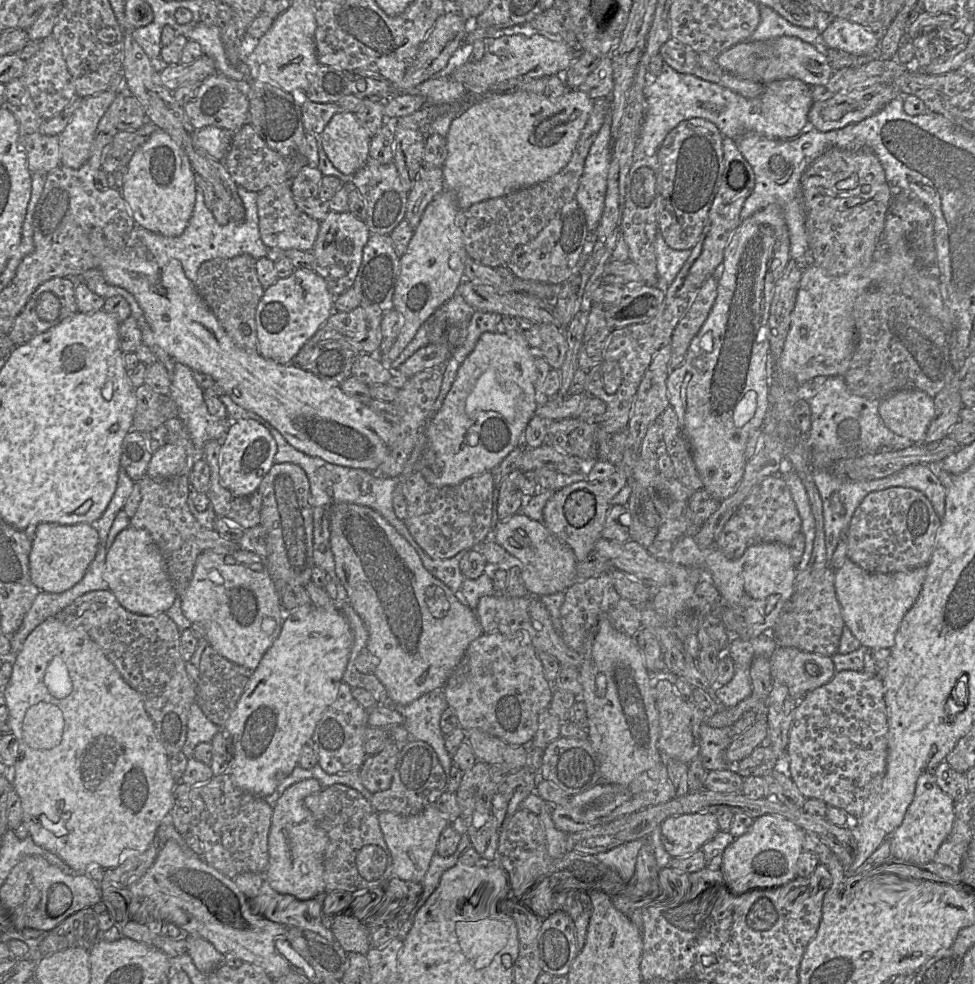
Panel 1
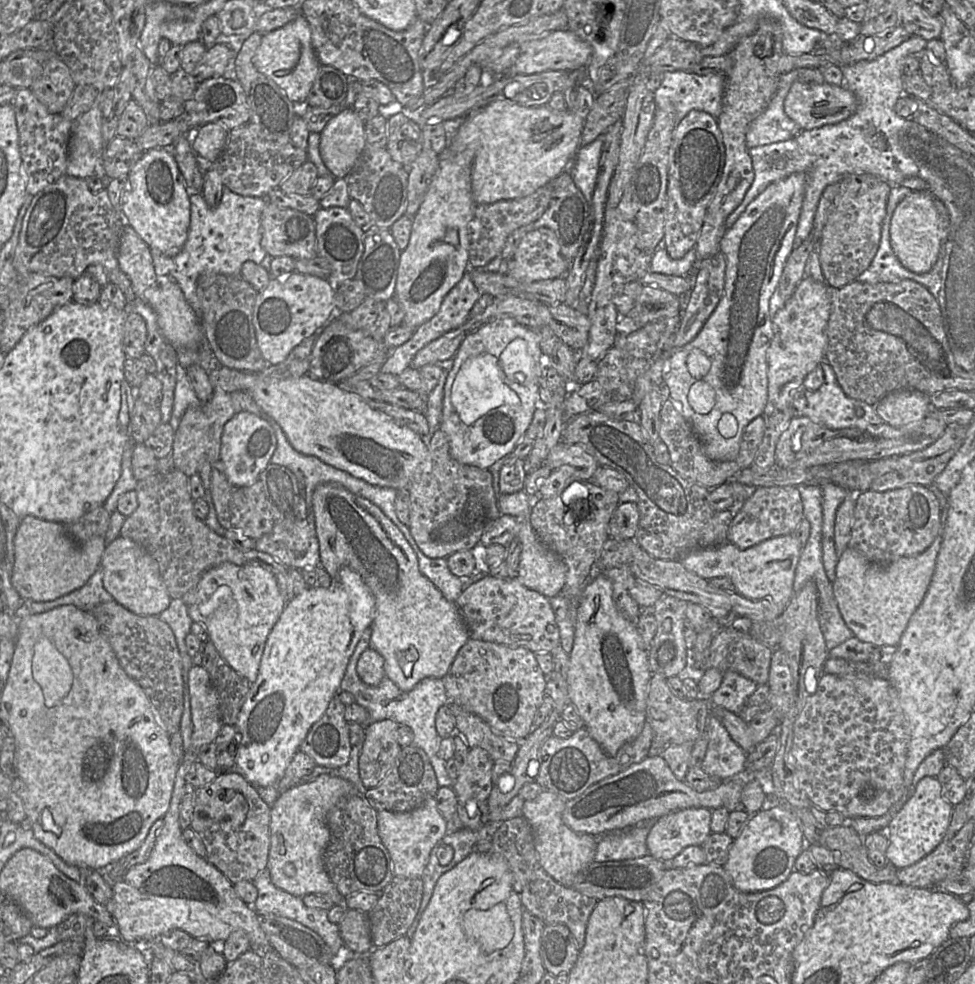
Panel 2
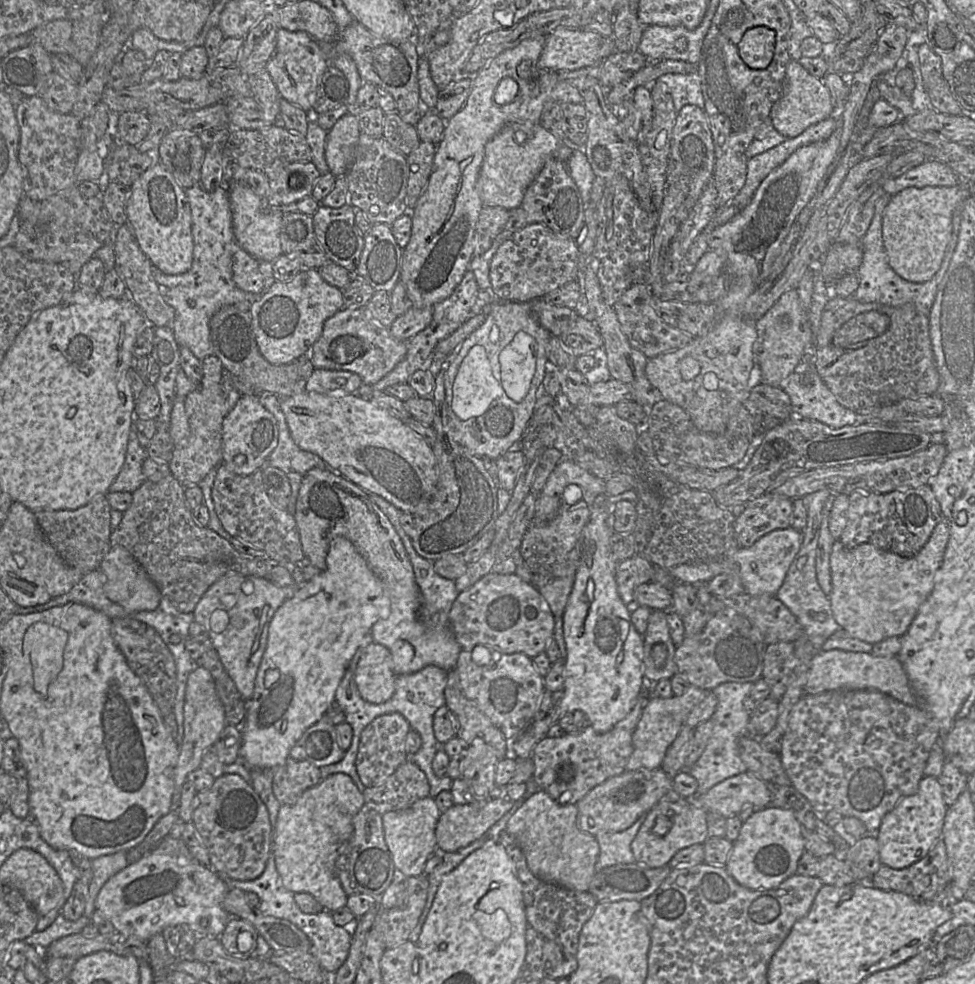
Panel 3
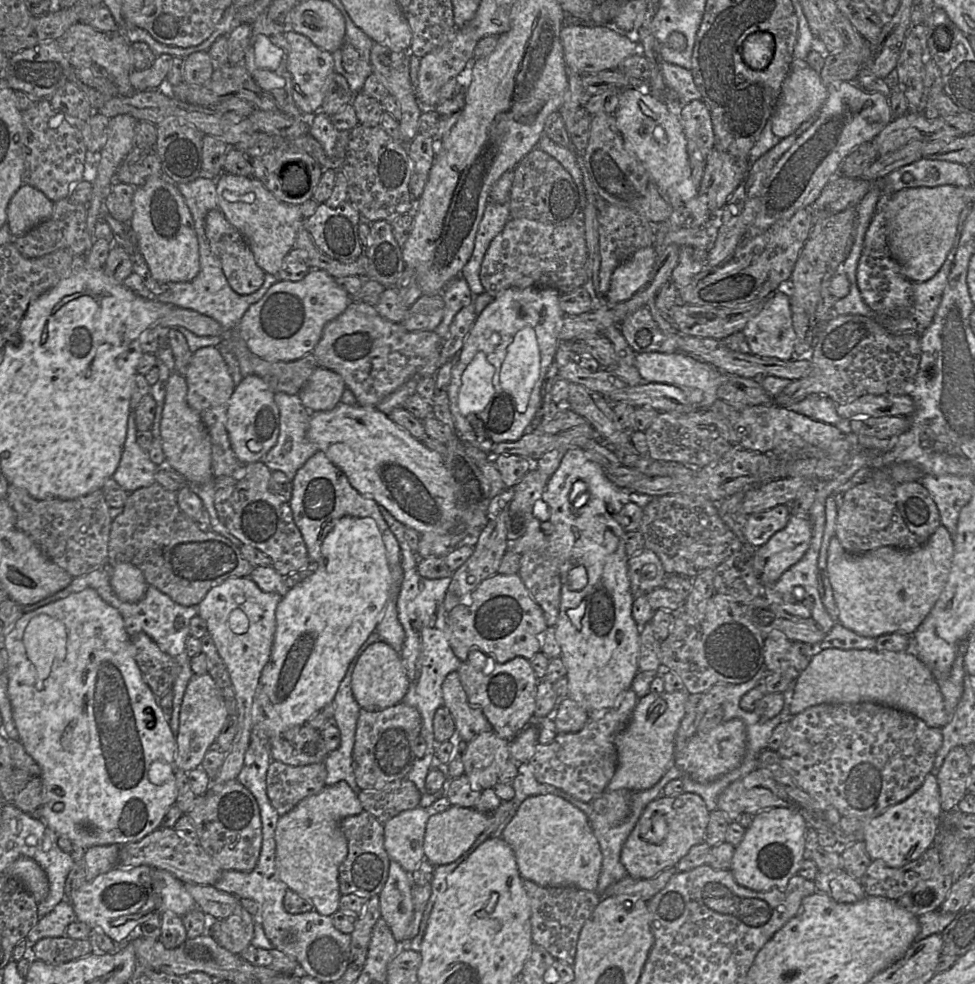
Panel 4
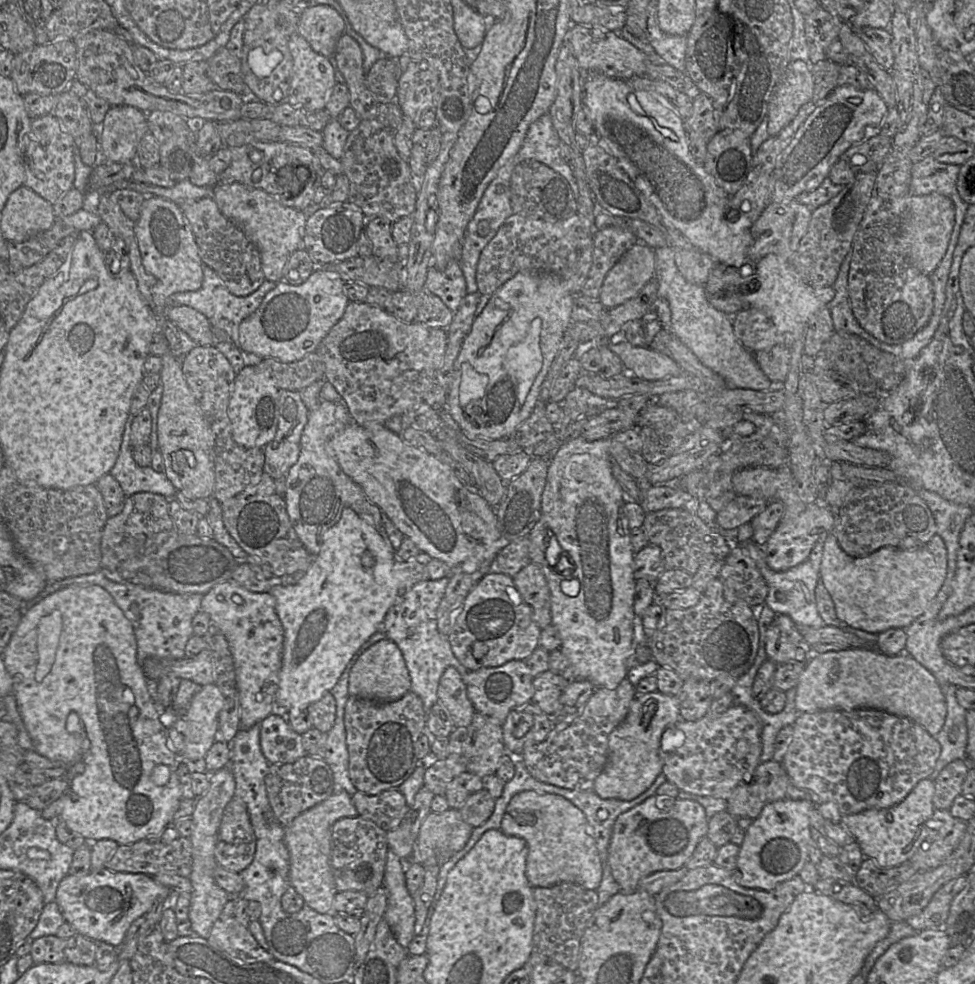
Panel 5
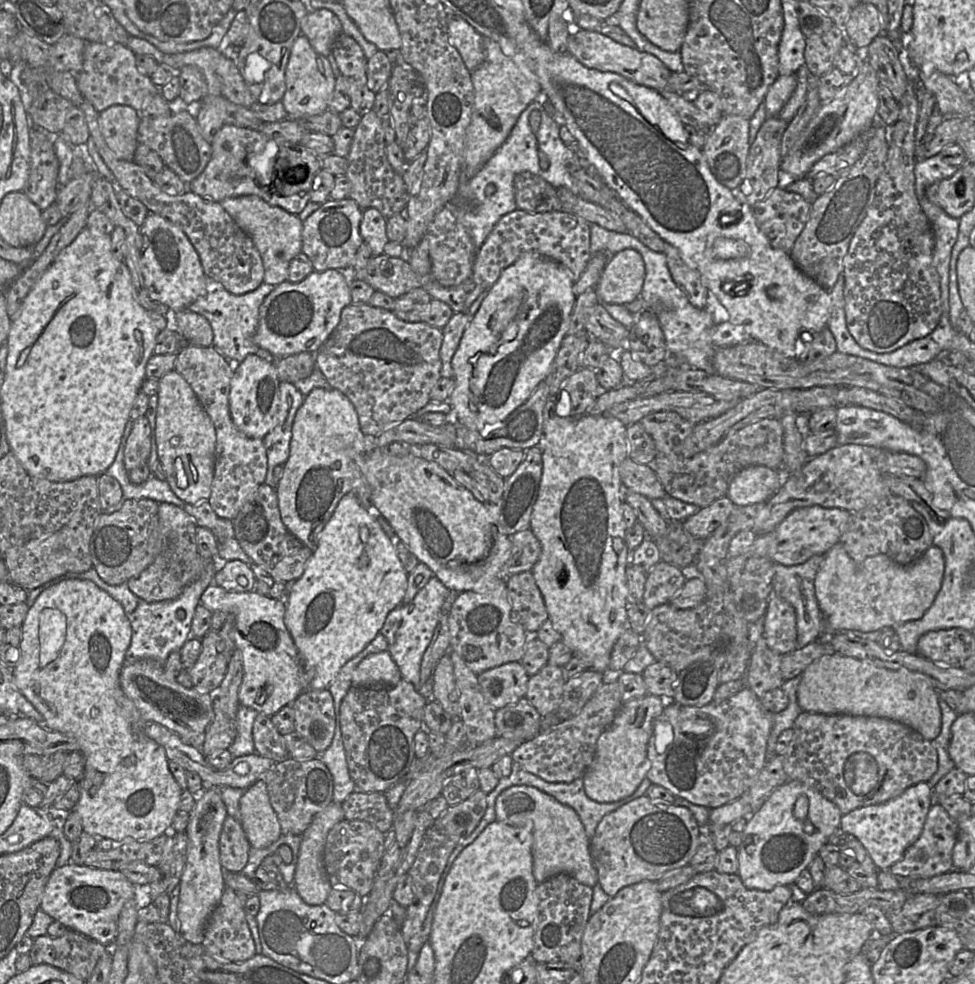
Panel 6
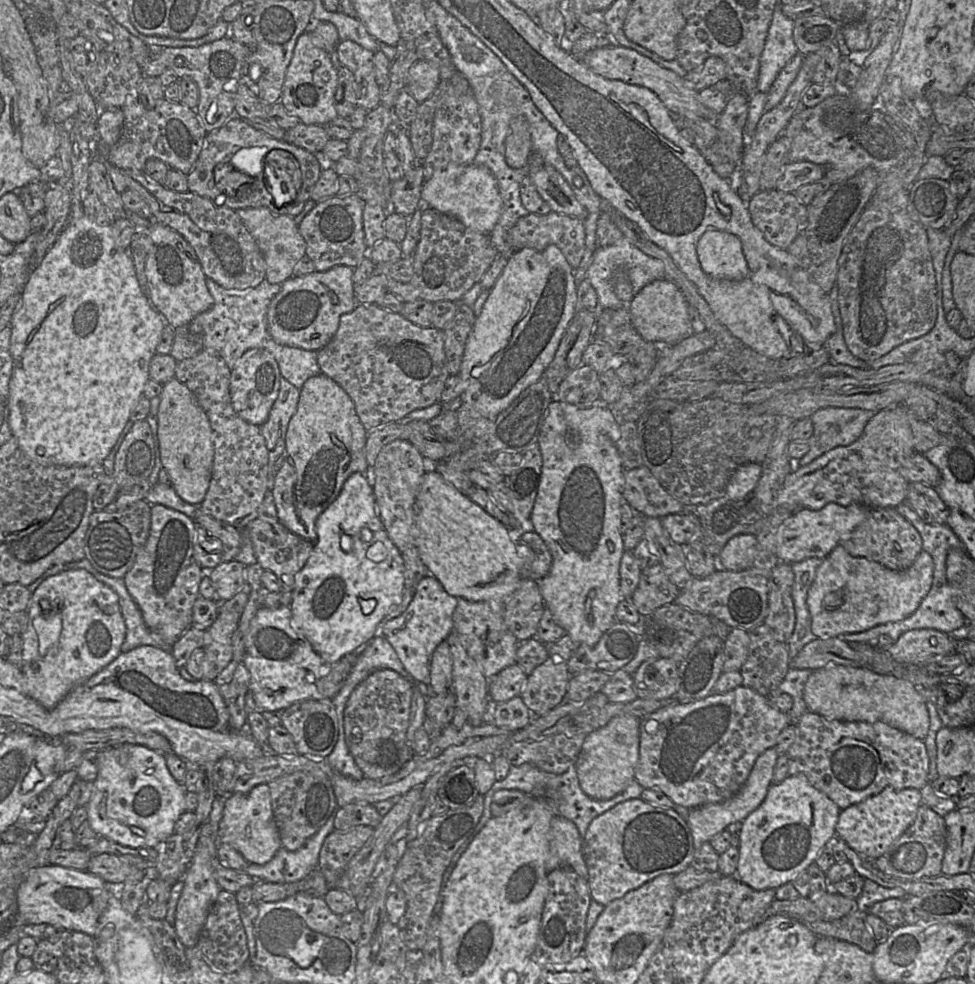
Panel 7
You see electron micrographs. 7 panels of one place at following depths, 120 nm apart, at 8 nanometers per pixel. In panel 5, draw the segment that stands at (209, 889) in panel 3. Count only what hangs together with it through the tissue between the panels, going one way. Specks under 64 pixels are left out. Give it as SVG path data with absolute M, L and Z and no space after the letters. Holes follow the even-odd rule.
M101 868L81 876L65 876L58 886L55 902L65 922L72 925L77 933L117 947L135 919L144 915L156 900L165 900L170 895L171 889L160 885L147 874Z

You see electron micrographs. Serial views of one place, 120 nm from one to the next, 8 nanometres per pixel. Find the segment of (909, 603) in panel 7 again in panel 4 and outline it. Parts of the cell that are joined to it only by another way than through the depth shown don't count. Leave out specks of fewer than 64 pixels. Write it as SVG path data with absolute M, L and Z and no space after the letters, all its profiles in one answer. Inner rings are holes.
M941 524L926 543L915 549L882 546L864 553L852 554L843 548L837 536L833 536L828 549L827 570L839 610L838 622L865 637L877 638L893 632L910 636L939 599L951 570L953 555L952 537Z

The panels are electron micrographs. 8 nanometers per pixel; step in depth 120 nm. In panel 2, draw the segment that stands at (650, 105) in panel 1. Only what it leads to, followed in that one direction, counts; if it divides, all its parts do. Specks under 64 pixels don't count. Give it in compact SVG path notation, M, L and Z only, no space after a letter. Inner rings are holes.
M799 68L782 74L779 77L777 91L769 105L751 122L747 130L748 149L791 139L801 131L784 111L785 98L796 81L822 84L824 78L819 68ZM671 71L662 73L661 84L653 95L656 109L673 113L677 126L691 110L706 112L717 119L722 111L724 92L725 77L721 75L696 75L686 71Z

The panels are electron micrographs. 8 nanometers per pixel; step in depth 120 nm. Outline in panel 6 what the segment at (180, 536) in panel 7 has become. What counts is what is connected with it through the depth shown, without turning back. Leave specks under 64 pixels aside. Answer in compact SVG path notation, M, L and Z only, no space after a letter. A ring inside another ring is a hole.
M164 502L158 508L160 552L154 562L138 576L127 581L128 588L148 603L173 600L197 578L206 562L198 553L196 543L197 524L183 508Z

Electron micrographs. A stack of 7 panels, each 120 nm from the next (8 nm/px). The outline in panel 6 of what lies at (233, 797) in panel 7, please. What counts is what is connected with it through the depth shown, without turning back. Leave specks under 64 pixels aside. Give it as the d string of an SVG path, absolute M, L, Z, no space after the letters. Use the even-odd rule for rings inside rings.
M263 780L256 781L245 790L239 809L240 823L251 847L266 848L279 839L281 826Z

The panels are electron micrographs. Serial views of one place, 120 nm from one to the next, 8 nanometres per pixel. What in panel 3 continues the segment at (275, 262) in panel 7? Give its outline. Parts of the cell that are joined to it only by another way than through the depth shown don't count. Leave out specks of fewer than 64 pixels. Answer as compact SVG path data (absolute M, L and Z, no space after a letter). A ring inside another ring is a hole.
M245 182L228 185L233 233L238 245L258 261L274 262L281 254L280 232L283 212L280 206L270 206Z

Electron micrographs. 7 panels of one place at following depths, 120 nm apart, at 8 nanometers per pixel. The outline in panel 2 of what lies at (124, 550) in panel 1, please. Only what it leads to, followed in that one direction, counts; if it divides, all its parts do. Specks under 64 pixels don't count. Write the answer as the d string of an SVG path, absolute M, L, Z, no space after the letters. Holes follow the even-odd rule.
M118 536L106 545L102 560L104 588L119 604L140 616L159 615L172 600L161 577L158 562L130 538Z

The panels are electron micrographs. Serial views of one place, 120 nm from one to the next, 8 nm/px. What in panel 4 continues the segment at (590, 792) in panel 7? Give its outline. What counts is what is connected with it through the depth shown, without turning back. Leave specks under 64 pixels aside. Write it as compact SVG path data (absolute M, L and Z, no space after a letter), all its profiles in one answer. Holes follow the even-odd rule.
M685 690L649 693L638 700L626 728L615 738L618 765L607 790L644 791L653 787L663 777L674 764L675 736L685 716L685 705L689 695Z

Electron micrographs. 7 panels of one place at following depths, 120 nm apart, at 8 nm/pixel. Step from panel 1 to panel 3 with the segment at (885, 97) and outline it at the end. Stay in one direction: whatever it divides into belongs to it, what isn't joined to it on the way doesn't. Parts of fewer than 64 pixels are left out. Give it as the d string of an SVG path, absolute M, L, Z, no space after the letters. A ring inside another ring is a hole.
M791 60L787 67L781 98L774 105L770 115L775 129L787 138L794 138L809 126L834 114L834 103L823 80L811 75L799 61Z

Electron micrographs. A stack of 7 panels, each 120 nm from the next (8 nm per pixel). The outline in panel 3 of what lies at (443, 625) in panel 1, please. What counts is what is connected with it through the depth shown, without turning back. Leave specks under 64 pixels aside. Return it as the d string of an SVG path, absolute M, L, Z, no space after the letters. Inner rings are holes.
M313 468L306 473L306 475L304 476L304 478L302 480L301 487L299 489L299 494L297 497L297 501L296 501L294 518L296 520L297 527L299 530L300 540L301 540L304 555L312 566L317 567L321 571L324 571L326 569L326 556L328 553L330 542L334 538L336 538L338 536L342 536L342 537L347 538L348 540L350 540L353 543L353 545L355 546L357 551L366 560L370 569L382 582L384 588L386 589L387 595L389 597L389 609L387 612L387 616L380 618L373 625L373 627L371 629L371 634L372 634L374 642L385 646L391 652L392 659L393 659L393 671L396 675L412 674L412 673L418 672L419 670L423 669L424 667L426 667L428 665L438 666L439 668L442 668L443 670L445 670L447 672L455 669L457 660L458 660L458 656L461 651L461 647L458 644L458 642L456 641L453 633L450 630L449 619L448 619L447 627L427 627L426 624L424 624L422 622L422 620L420 619L419 611L420 611L420 607L421 607L421 597L420 597L418 586L416 584L415 574L414 574L410 559L407 555L407 552L404 548L404 545L403 545L399 535L395 531L391 522L389 521L387 516L381 511L381 509L370 500L366 491L364 491L363 489L361 489L360 487L358 487L357 485L352 483L351 481L347 480L345 477L340 475L338 472L332 472L332 471L320 469L320 468Z

